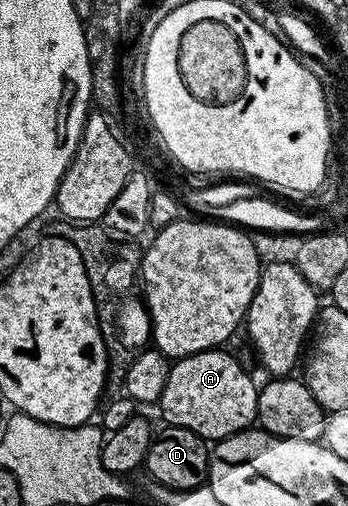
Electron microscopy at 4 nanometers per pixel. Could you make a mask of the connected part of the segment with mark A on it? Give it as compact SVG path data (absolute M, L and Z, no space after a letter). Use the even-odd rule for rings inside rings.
M211 349L186 355L171 366L160 408L169 426L183 427L205 441L217 441L240 434L257 420L258 393L249 373L226 349Z

